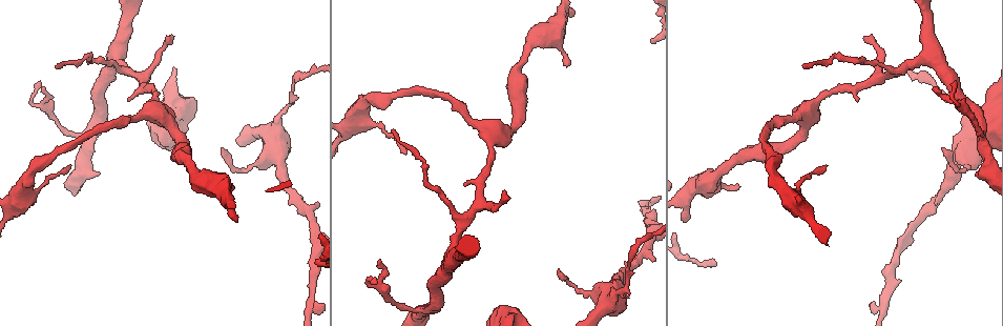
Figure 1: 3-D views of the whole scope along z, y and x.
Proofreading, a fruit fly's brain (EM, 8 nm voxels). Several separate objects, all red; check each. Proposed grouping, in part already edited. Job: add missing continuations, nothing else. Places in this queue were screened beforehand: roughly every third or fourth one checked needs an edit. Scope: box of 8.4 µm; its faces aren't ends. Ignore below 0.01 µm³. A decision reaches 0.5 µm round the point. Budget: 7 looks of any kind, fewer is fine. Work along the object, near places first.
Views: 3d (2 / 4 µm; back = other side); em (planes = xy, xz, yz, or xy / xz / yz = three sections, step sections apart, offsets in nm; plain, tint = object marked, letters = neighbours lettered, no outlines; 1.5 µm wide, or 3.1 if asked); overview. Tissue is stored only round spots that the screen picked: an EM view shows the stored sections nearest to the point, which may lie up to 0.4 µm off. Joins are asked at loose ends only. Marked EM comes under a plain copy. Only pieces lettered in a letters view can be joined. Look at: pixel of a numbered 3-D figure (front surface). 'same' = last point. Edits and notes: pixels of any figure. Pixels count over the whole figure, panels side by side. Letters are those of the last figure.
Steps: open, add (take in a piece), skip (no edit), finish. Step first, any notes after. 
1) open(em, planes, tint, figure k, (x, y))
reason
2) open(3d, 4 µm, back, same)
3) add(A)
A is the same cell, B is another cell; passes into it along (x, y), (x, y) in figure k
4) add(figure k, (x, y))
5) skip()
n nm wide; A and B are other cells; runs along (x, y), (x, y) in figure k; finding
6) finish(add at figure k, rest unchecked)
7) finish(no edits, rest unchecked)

open(3d, 4 µm, figure 1, (857, 102))
tapers out

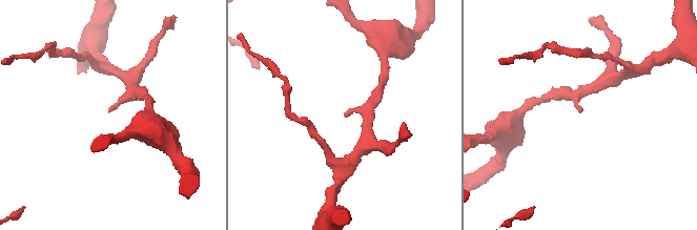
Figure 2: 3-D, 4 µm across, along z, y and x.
open(em, planes, tint, figure 2, (346, 113))
arms of 200, 220 nm; now the EM

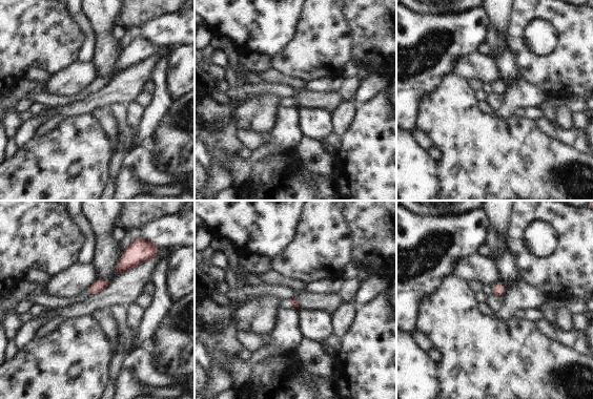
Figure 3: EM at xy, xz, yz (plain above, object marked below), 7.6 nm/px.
open(em, planes, letters, same)

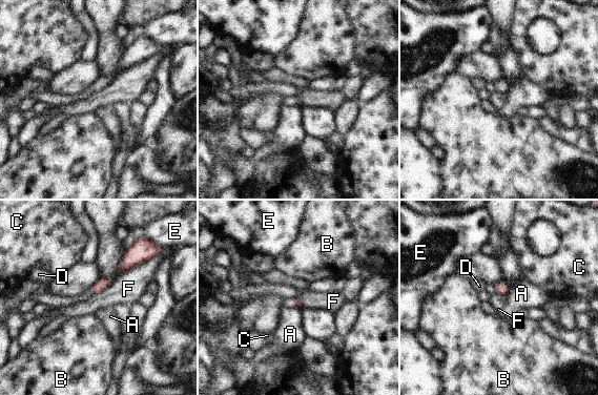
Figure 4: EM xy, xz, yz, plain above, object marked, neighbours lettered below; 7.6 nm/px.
skip()
F touches over 360 nm; A, B, C, D, E and F are other cells; border along (159, 254), (119, 276) in figure 4; no lettered piece goes on from it

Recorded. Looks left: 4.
open(em, xy, step 4, tint, figure 1, (221, 147))
tapers out

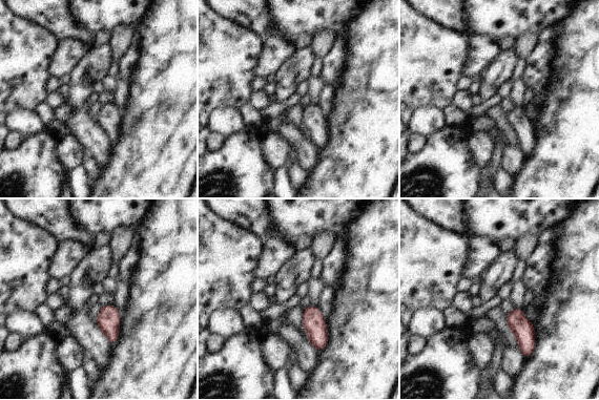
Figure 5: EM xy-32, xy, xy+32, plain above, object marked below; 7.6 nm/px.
open(em, planes, letters, same)

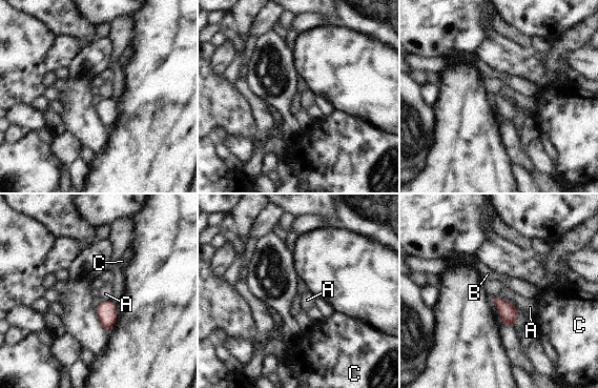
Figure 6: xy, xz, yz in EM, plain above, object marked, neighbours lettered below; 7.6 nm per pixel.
skip()
A, B and C are other cells; no lettered piece goes on from it

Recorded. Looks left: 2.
open(em, planes, letters, figure 1, (567, 64))
an open end

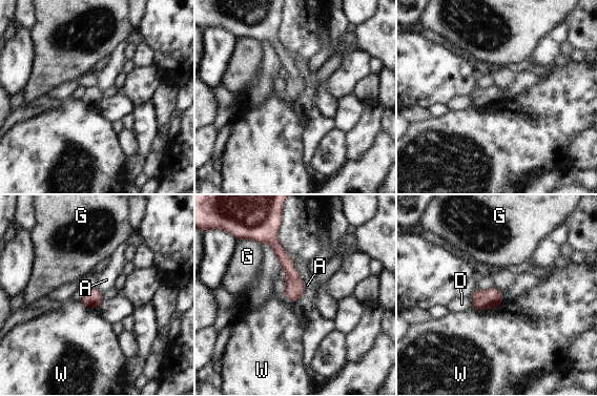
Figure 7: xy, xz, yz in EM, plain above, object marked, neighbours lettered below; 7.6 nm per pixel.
skip()
A, D, G and W are other cells; runs along (273, 236), (292, 273), (293, 298) in figure 7; no lettered piece goes on from it

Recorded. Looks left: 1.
finish(no edits, rest unchecked)

